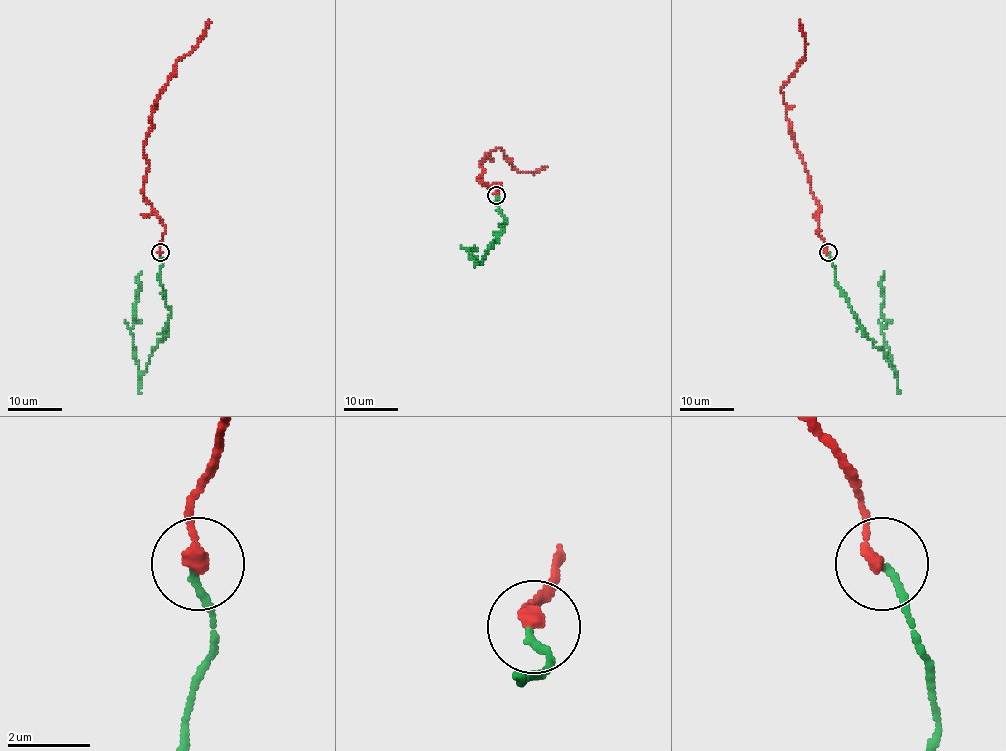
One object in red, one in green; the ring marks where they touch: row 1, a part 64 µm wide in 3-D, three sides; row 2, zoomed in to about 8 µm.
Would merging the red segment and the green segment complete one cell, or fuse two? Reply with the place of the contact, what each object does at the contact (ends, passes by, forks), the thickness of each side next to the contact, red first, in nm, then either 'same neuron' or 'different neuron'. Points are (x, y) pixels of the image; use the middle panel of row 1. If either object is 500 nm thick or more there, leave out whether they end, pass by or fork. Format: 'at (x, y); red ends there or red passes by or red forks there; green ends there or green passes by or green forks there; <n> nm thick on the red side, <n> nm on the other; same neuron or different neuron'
at (496, 195); red ends there; green ends there; 340 nm thick on the red side, 150 nm on the other; same neuron

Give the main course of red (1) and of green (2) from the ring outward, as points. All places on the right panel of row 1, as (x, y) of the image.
1: (827, 253), (819, 234), (821, 207), (812, 196), (811, 181), (791, 134), (781, 88), (806, 53), (799, 20)
2: (829, 253), (834, 279), (848, 306), (895, 373), (881, 331), (887, 323), (881, 314), (883, 272)

